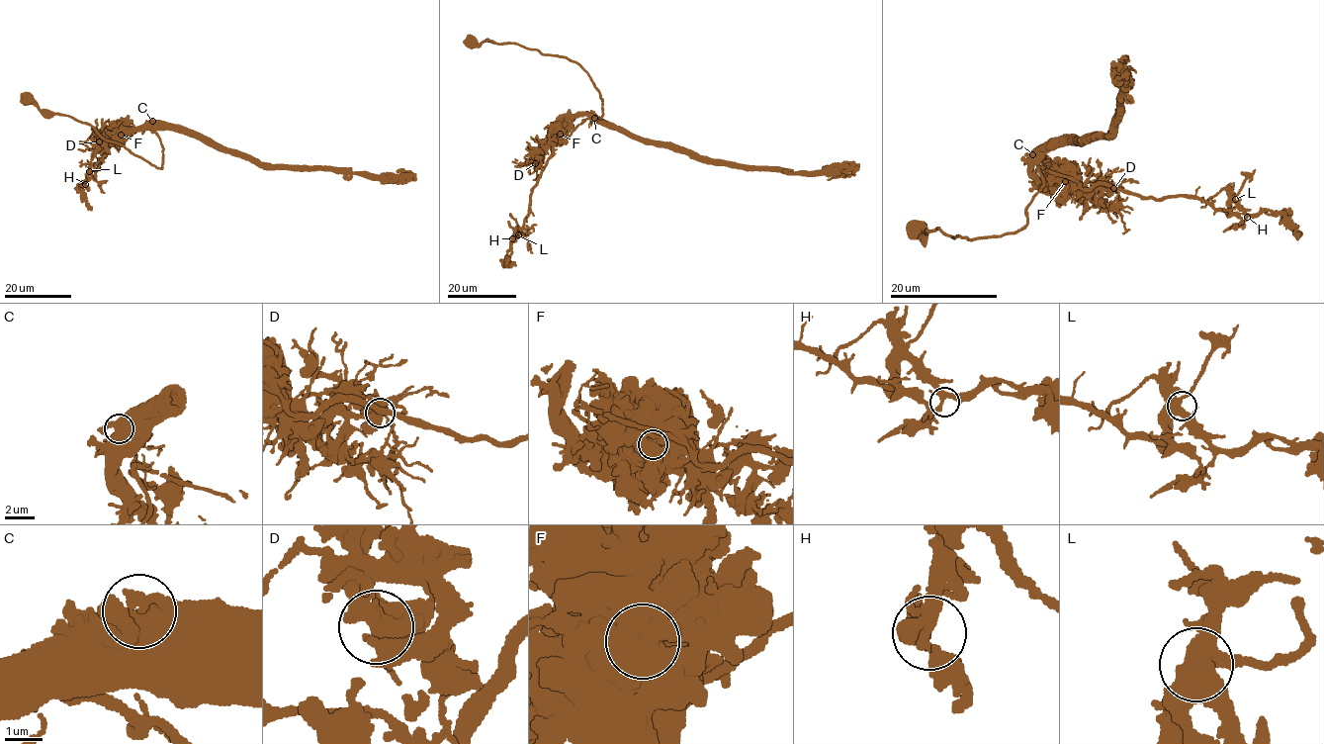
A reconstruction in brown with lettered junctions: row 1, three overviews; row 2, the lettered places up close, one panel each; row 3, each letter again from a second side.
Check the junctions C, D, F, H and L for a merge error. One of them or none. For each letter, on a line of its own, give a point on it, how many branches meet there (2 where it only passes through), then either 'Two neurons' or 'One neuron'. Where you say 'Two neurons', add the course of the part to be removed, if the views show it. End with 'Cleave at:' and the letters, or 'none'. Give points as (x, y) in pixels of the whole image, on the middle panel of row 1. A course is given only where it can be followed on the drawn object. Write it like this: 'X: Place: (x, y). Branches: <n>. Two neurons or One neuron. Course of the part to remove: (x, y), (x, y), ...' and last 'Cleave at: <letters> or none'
C: Place: (594, 118). Branches: 1. One neuron
D: Place: (535, 163). Branches: 4. One neuron
F: Place: (560, 134). Branches: 1. Two neurons. Course of the part to remove: (560, 134), (556, 138), (563, 140), (602, 114), (585, 70), (515, 44), (472, 46), (464, 41)
H: Place: (512, 238). Branches: 4. One neuron
L: Place: (518, 234). Branches: 5. One neuron
Cleave at: F

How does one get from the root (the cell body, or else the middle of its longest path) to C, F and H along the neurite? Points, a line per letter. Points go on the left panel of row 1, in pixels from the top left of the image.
C: (28, 98), (41, 110), (71, 116), (91, 125), (102, 137), (120, 142), (159, 168), (163, 148), (152, 121)
F: (28, 98), (41, 110), (91, 125), (102, 137), (162, 167), (163, 148), (155, 129), (132, 128), (122, 135)
H: (28, 98), (41, 110), (91, 125), (159, 168), (163, 148), (156, 130), (132, 128), (117, 137), (85, 184)

